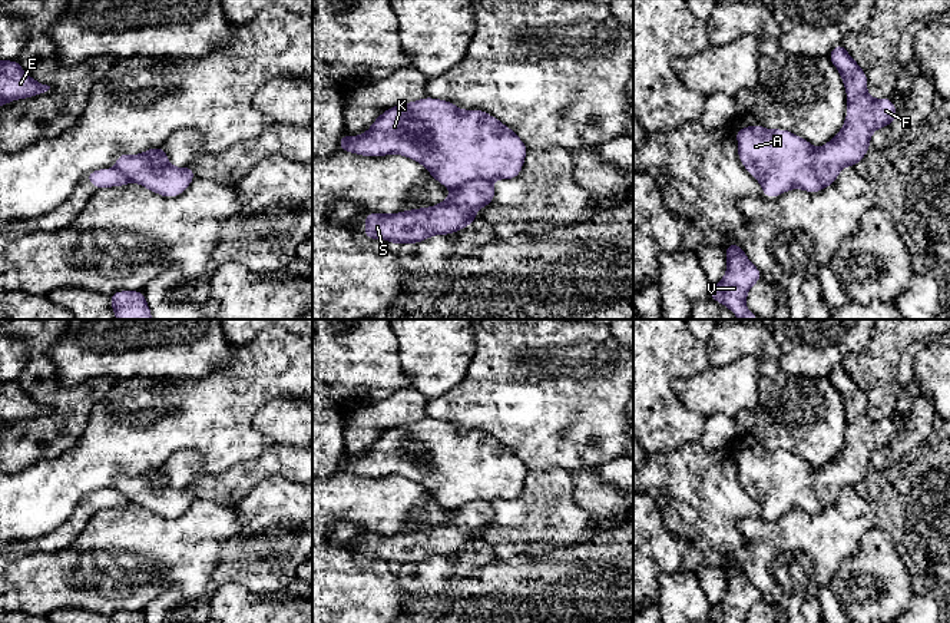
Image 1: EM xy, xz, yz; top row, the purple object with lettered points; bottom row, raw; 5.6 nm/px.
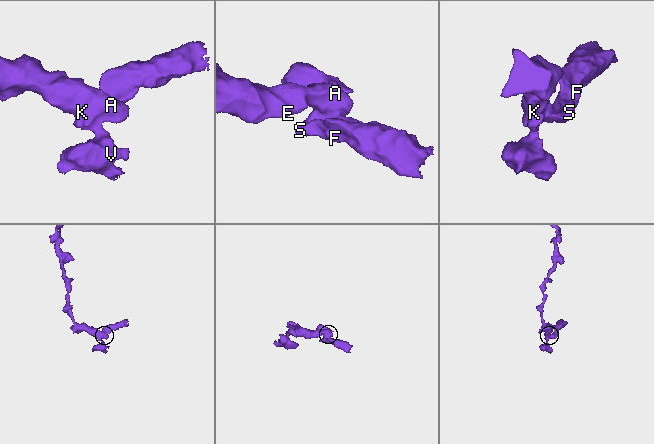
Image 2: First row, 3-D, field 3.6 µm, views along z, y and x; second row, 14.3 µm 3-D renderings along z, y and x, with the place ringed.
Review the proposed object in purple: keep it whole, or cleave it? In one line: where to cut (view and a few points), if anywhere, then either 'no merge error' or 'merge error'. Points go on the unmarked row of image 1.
xz (490, 501), (473, 500), (452, 510) | merge error

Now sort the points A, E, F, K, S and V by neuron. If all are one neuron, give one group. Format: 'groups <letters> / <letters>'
groups A E K V / F S

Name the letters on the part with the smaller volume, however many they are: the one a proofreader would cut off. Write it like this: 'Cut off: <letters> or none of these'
Cut off: F, S

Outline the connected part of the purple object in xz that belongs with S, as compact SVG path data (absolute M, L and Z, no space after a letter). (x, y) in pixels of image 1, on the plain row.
M477 500L451 510L448 518L434 527L398 534L367 533L364 557L385 560L393 566L420 564L434 556L456 554L476 543L476 533L494 521L493 504Z

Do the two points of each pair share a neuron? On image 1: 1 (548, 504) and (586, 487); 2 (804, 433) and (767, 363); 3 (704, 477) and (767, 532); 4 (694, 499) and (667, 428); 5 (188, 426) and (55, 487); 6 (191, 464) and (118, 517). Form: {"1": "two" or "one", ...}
{"1": "two", "2": "one", "3": "two", "4": "two", "5": "one", "6": "two"}

